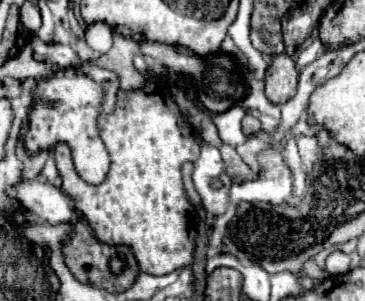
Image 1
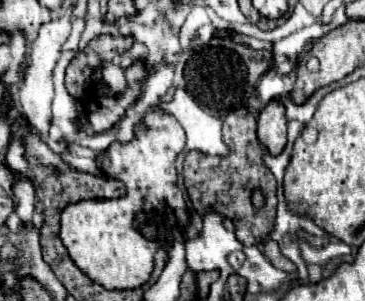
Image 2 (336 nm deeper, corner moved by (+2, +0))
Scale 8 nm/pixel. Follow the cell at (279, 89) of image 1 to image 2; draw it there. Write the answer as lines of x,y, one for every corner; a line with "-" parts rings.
270,102
258,116
258,140
272,156
278,156
286,146
286,122
280,102

